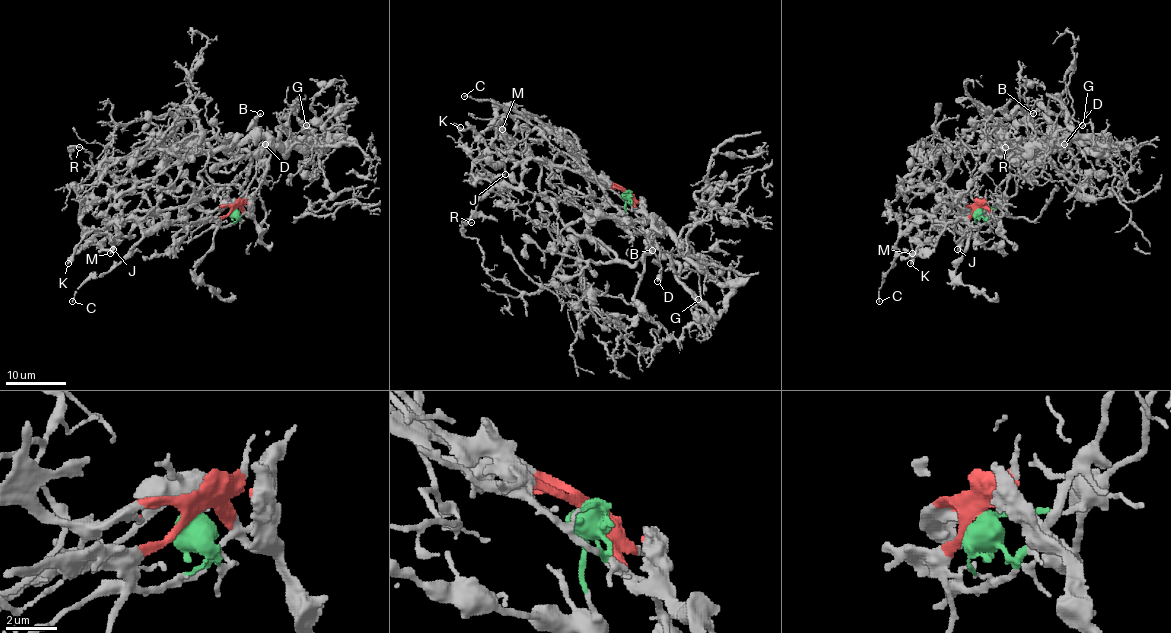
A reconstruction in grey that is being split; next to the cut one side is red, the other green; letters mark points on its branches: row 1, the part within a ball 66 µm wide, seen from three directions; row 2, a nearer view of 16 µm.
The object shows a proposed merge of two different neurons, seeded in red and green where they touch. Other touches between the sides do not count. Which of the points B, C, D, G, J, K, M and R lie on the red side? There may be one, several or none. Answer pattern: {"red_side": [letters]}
{"red_side": ["C", "J", "K", "M"]}

